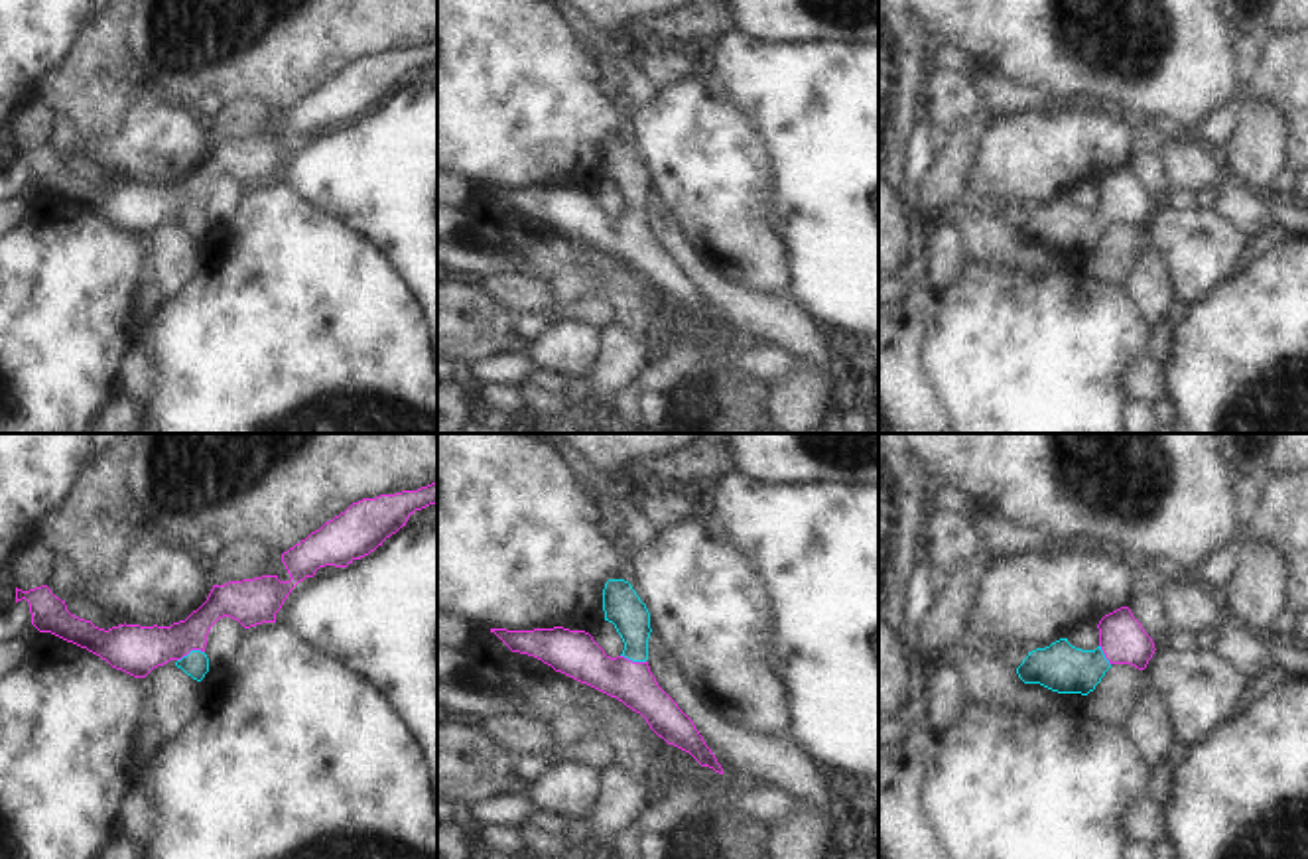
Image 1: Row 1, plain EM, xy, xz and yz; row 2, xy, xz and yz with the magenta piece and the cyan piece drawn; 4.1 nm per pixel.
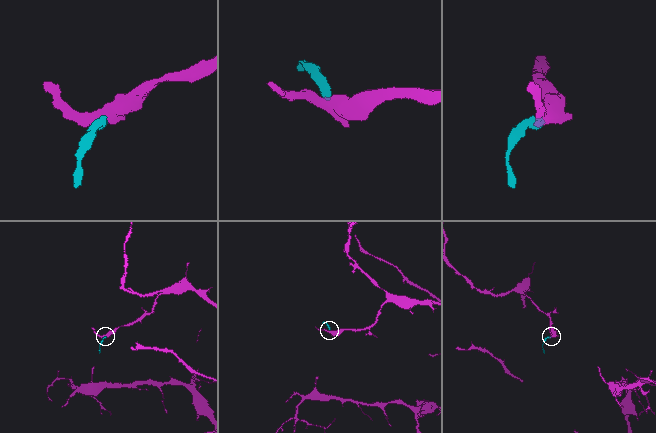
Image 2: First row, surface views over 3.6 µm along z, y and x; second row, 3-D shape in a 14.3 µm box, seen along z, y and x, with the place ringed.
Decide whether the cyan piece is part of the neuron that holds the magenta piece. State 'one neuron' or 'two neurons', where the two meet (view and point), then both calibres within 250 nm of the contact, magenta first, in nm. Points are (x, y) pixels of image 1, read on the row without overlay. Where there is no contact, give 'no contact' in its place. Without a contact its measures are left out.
one neuron | xy (190, 209) | 200/110 nm

